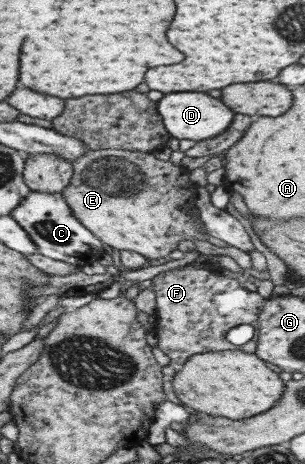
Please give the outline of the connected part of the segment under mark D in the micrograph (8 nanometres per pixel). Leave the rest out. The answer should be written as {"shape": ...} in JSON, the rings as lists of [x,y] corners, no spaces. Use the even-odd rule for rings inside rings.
{"shape":[[[195,91],[168,93],[163,95],[157,104],[166,130],[179,140],[193,139],[201,142],[224,133],[229,123],[233,121],[233,111],[229,111],[229,107],[223,105],[219,98],[209,97],[207,93],[195,93]]]}

